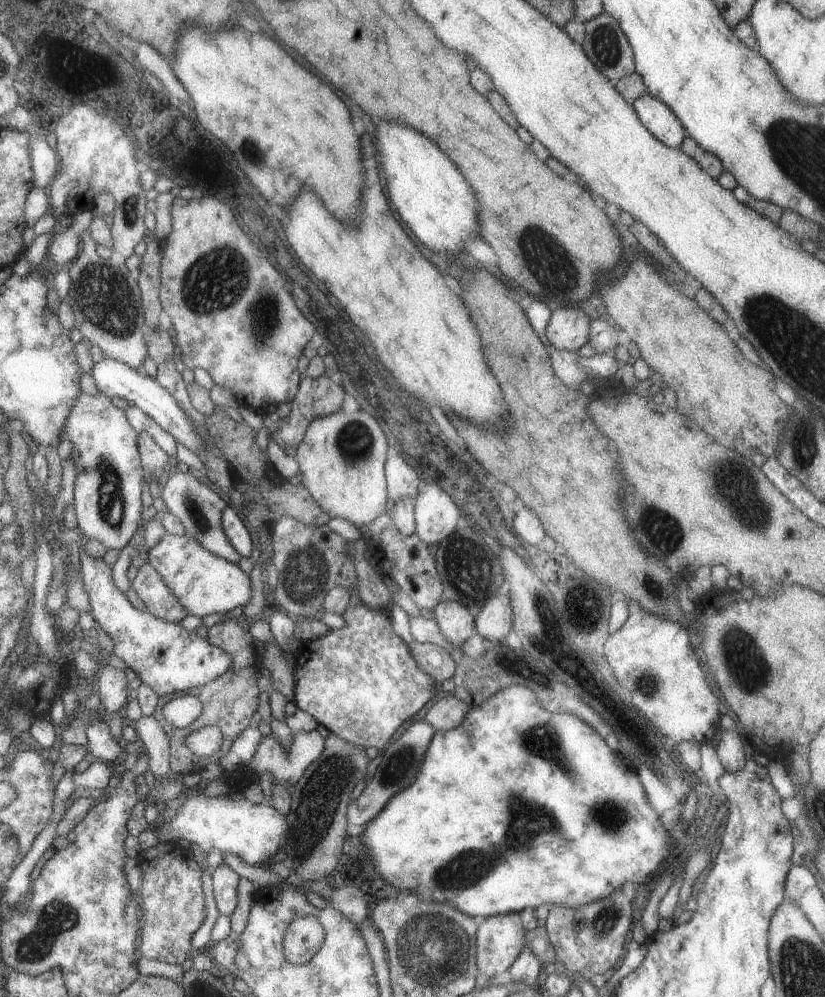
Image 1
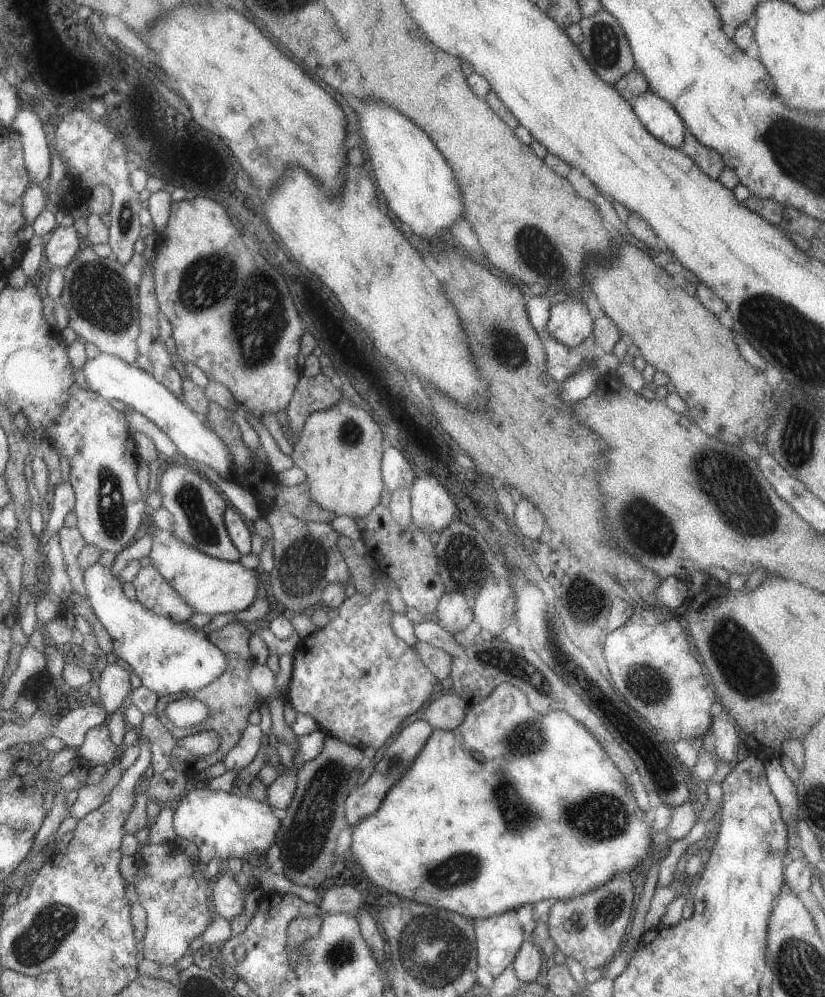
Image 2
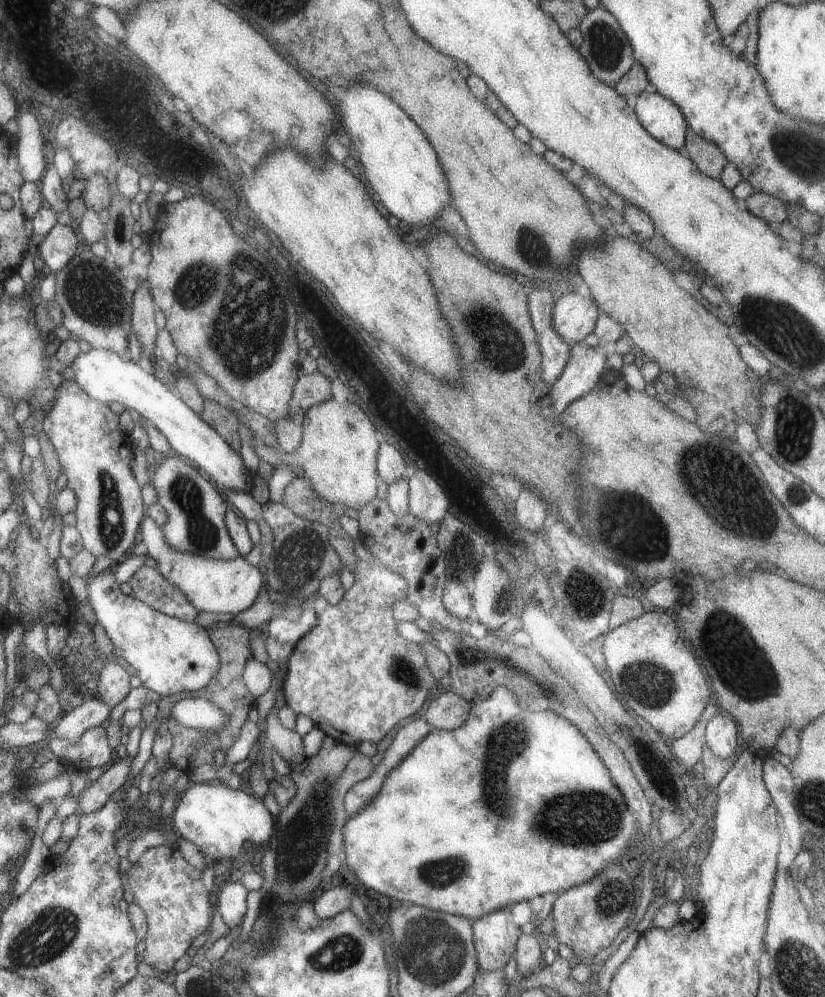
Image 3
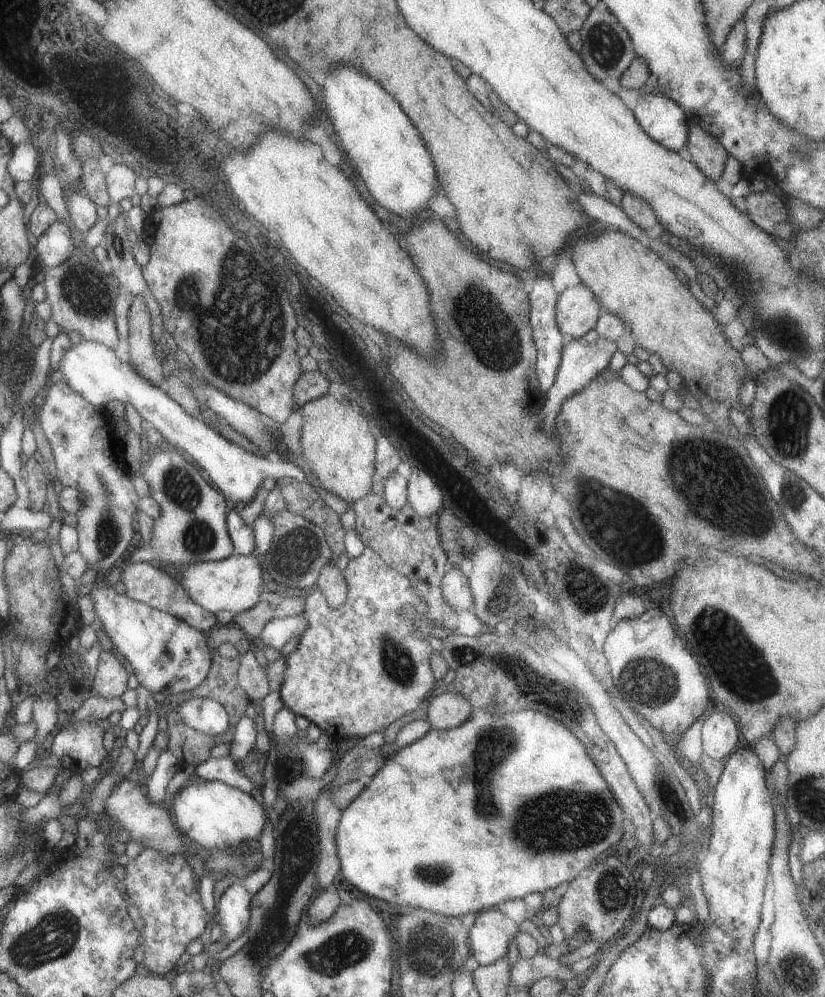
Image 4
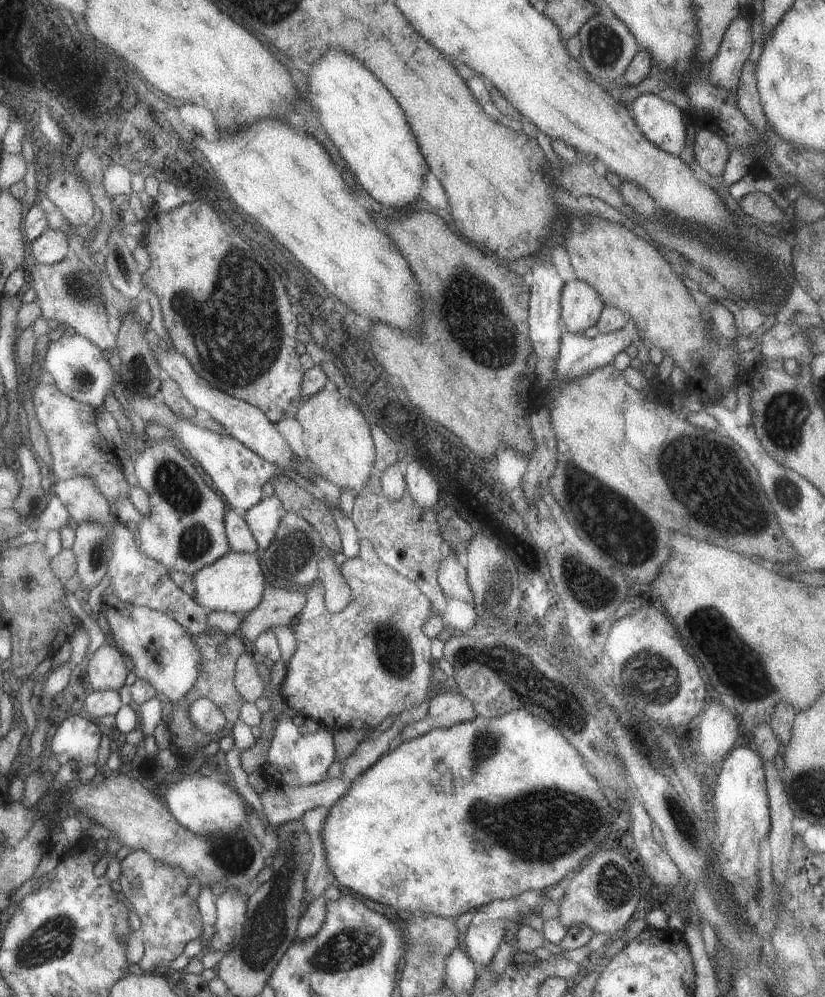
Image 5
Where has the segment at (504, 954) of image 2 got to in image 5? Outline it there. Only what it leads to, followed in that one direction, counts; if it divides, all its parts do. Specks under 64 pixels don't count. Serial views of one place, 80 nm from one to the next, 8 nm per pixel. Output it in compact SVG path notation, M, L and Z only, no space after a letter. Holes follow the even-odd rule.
M473 912L463 942L466 954L475 966L485 966L493 959L497 946L506 938L505 924L502 919L491 920L483 912Z

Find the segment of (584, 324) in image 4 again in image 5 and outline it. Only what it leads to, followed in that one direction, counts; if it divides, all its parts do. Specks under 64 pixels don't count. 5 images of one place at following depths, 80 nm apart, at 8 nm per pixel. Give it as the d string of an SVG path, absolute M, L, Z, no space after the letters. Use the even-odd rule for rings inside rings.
M575 279L565 283L560 292L560 322L570 333L582 333L593 326L604 307L596 290L586 282Z

